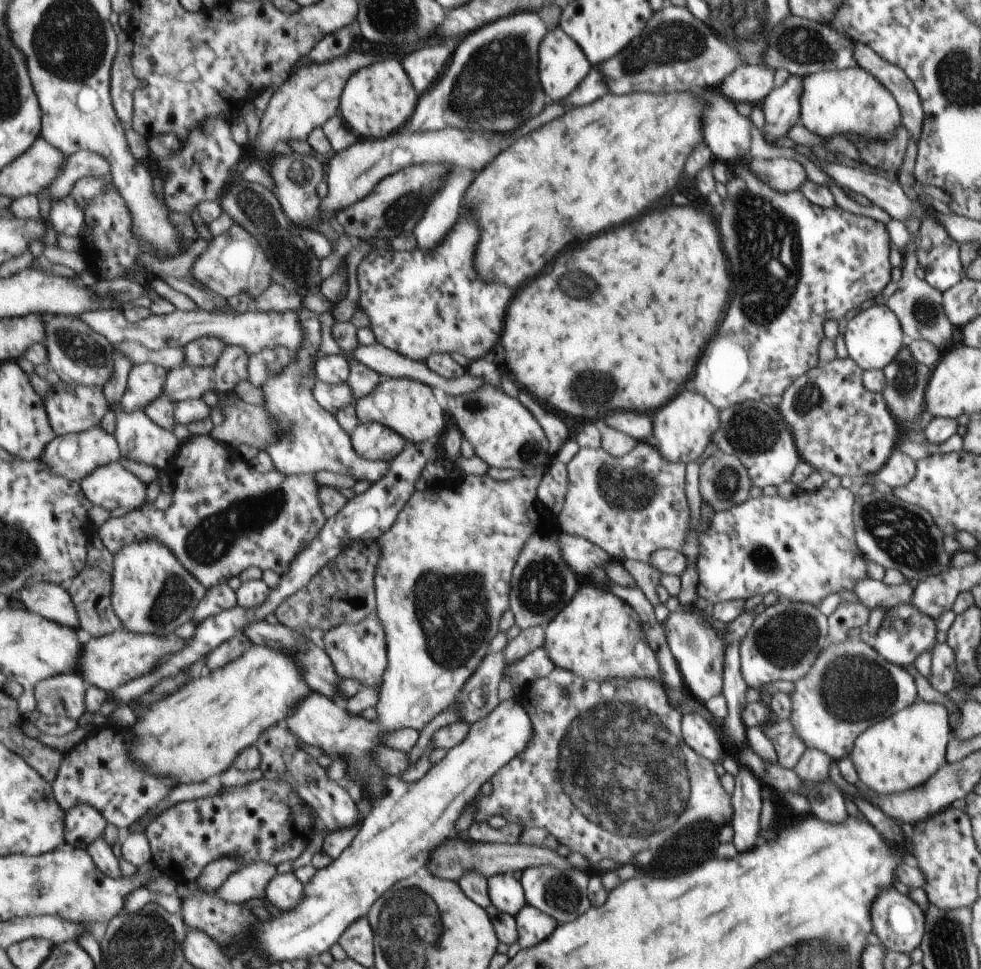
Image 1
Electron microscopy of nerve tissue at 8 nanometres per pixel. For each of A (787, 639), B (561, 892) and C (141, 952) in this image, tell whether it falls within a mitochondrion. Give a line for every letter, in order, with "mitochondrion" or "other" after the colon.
A: mitochondrion
B: mitochondrion
C: mitochondrion

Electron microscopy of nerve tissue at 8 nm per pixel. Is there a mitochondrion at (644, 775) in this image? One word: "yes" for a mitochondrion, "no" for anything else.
yes

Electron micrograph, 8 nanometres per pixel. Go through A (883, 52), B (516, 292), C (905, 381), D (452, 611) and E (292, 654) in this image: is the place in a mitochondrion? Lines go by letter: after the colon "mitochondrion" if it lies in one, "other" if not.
A: other
B: other
C: mitochondrion
D: mitochondrion
E: other

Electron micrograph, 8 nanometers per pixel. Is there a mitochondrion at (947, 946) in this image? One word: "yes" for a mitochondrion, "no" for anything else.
yes

